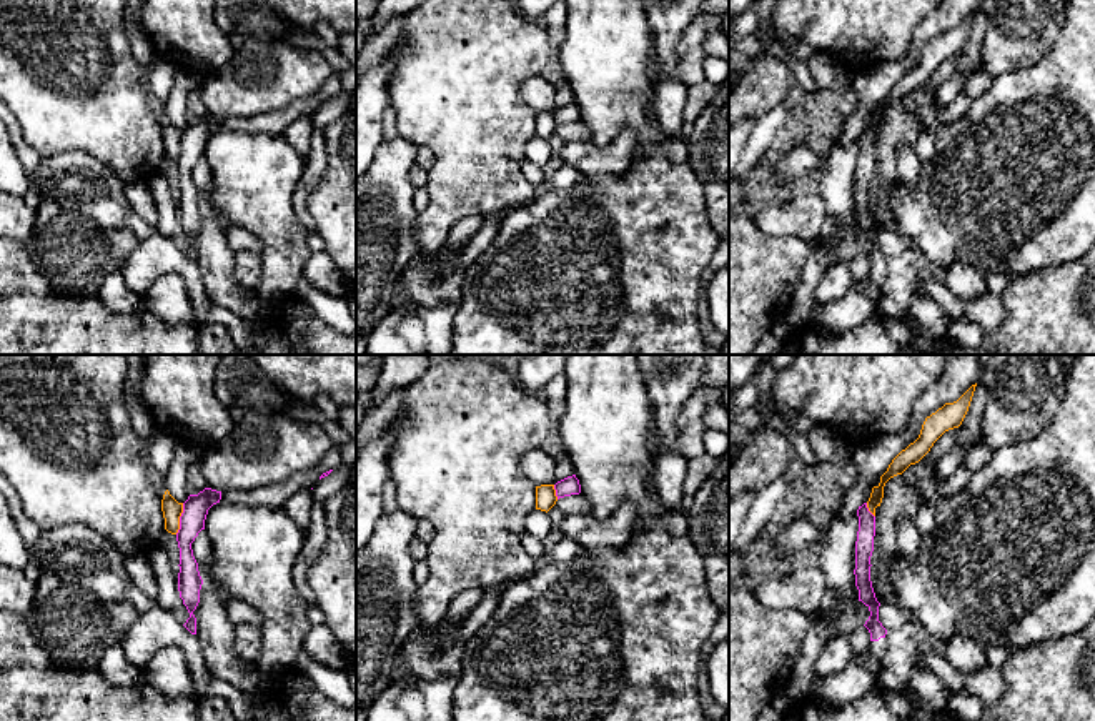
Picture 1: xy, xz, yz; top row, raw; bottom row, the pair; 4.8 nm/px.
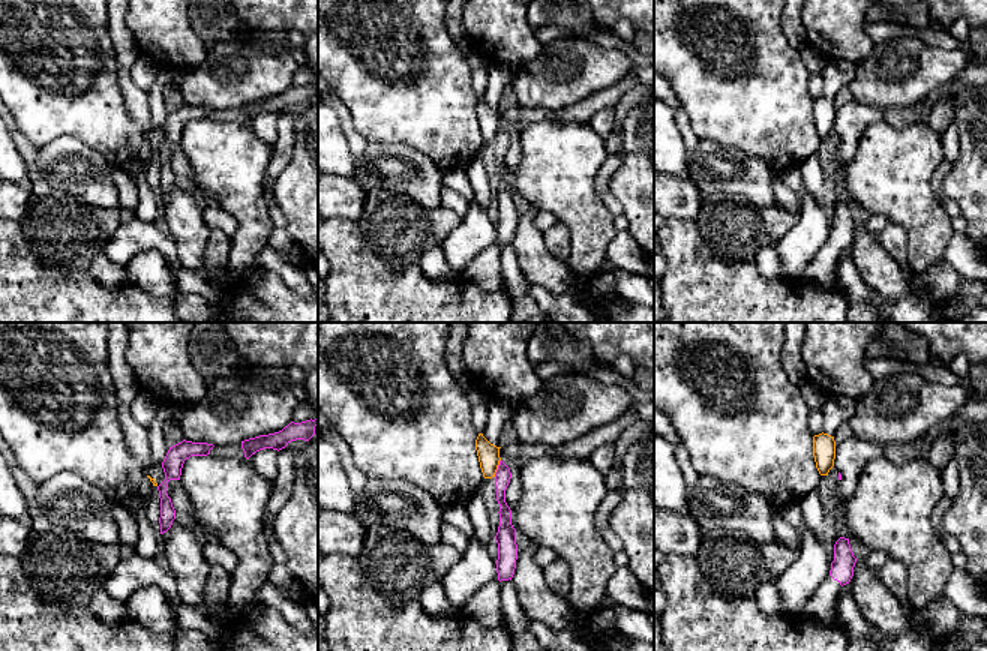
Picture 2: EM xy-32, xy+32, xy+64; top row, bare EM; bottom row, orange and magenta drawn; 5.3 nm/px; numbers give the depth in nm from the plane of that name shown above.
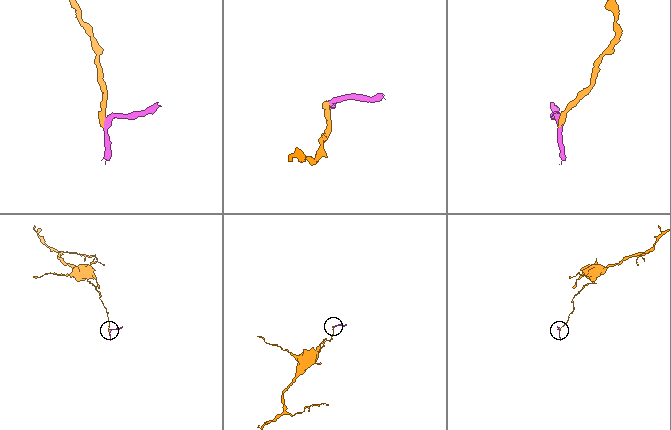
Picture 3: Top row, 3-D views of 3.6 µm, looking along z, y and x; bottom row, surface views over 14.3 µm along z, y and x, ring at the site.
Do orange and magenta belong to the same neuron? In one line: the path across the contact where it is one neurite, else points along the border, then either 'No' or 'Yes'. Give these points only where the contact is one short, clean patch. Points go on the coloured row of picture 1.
Boundary: xy (183, 503), (180, 528), (175, 533). No

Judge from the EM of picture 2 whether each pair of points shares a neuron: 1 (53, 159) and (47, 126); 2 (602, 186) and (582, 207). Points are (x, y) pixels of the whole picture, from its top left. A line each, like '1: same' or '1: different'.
1: different
2: different

